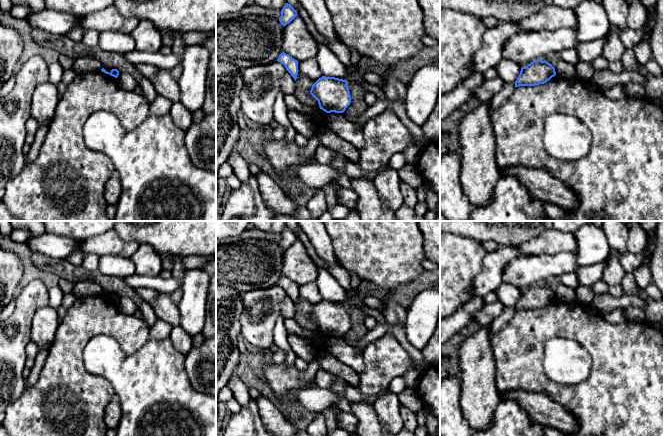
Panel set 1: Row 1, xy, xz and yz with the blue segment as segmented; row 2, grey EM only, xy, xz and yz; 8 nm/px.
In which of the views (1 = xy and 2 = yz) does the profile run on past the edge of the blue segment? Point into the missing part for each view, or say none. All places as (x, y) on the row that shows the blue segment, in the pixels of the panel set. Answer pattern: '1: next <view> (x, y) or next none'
1: next none
2: next none

